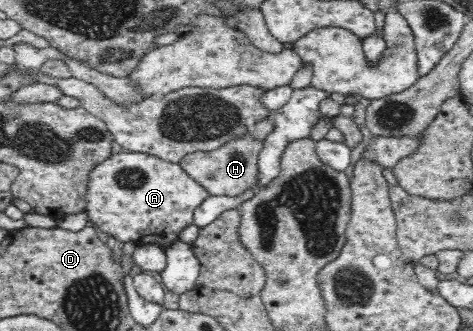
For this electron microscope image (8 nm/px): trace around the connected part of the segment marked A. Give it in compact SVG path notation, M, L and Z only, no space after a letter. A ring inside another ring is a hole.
M123 149L113 152L89 173L84 209L88 221L131 247L170 245L177 240L181 229L192 222L193 209L208 197L206 188L182 168L181 163L171 163L148 153Z

